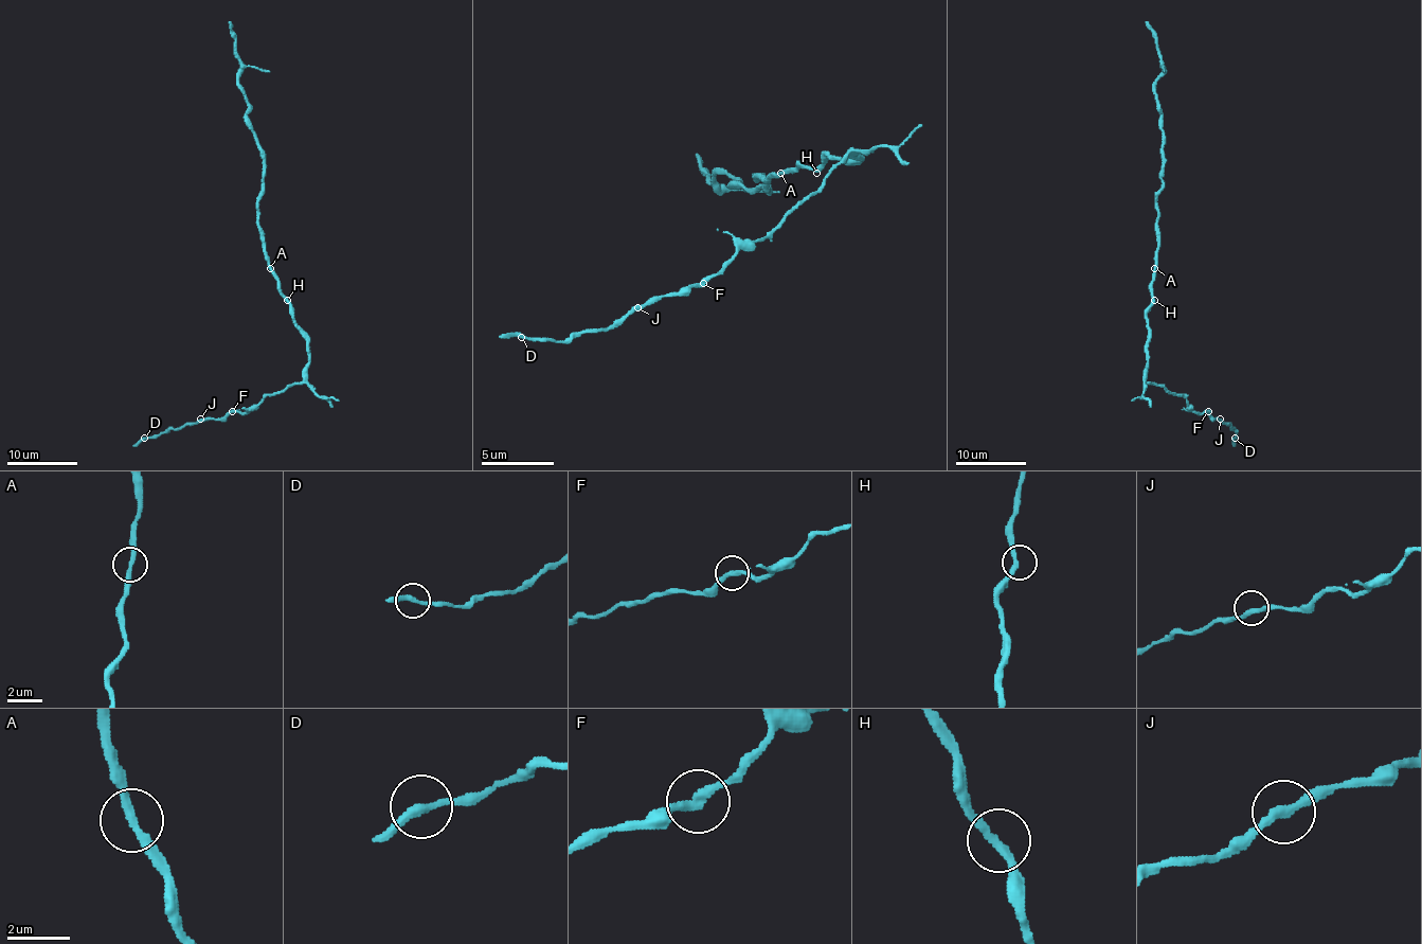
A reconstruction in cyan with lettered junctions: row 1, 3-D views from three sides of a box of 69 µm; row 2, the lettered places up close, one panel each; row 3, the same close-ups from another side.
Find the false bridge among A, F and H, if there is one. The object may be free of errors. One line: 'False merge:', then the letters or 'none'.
False merge: none

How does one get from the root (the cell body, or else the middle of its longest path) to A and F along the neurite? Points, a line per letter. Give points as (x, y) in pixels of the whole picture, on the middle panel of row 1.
A: (813, 168), (803, 165), (780, 173)
F: (813, 168), (828, 155), (831, 158), (861, 158), (849, 155), (766, 238), (748, 242), (703, 282)

